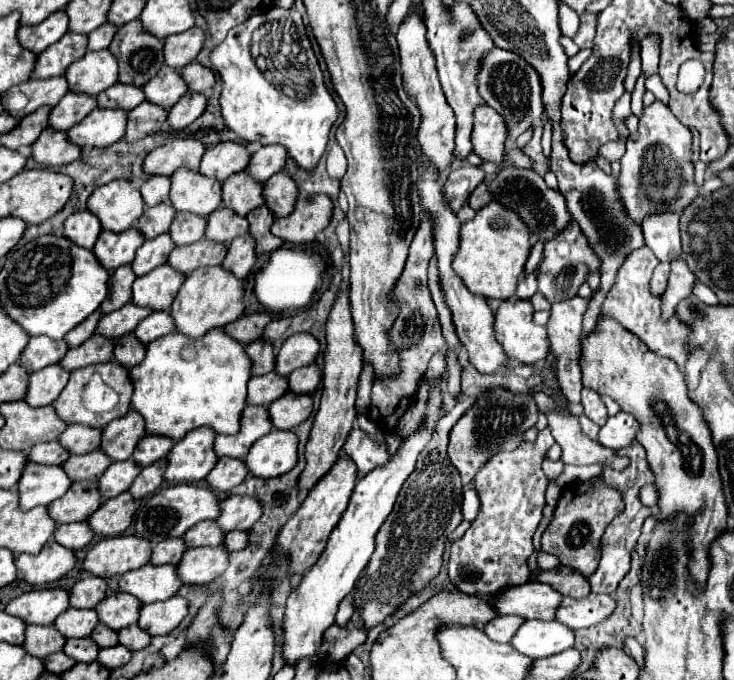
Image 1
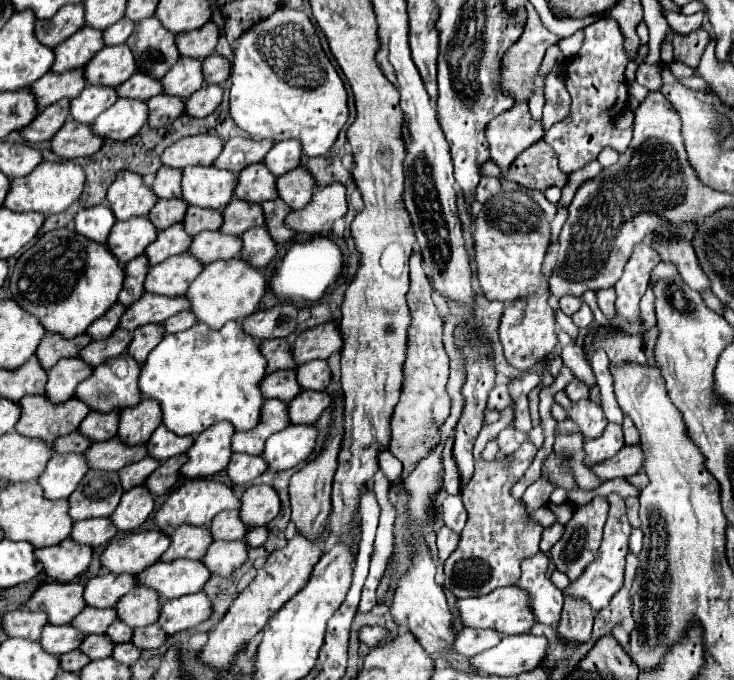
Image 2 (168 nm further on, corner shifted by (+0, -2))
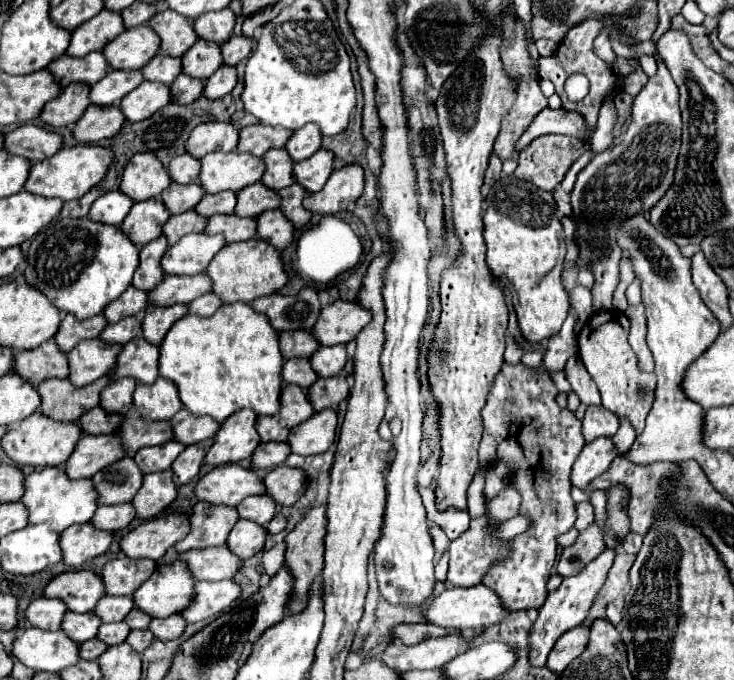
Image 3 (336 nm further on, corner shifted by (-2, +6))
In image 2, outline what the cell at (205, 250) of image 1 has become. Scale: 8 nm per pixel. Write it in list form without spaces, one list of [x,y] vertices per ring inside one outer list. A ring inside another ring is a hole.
[[[201,232],[193,238],[189,246],[189,254],[197,258],[203,266],[215,260],[235,258],[239,250],[241,250],[241,238],[225,236],[221,232]]]

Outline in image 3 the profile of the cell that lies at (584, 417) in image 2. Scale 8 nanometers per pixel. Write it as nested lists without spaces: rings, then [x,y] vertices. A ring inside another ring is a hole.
[[[589,406],[583,418],[583,438],[585,442],[593,442],[599,436],[615,436],[619,430],[619,418],[605,410],[603,406]]]

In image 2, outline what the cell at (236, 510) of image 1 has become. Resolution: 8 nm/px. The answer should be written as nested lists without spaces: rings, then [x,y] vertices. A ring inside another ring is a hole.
[[[251,486],[241,496],[239,518],[249,526],[267,526],[279,514],[281,502],[271,486]]]

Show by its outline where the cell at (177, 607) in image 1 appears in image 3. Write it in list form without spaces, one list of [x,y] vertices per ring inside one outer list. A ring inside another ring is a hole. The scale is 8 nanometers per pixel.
[[[219,580],[219,582],[197,582],[195,584],[195,600],[181,614],[187,622],[199,622],[205,618],[217,616],[223,608],[235,602],[241,596],[243,588],[235,580]]]

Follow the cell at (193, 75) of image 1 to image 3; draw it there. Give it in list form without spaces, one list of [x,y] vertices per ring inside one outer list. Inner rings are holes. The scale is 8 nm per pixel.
[[[231,36],[231,40],[227,40],[225,44],[221,44],[221,52],[223,52],[223,60],[225,64],[239,64],[243,58],[247,58],[253,50],[253,38],[247,36]]]

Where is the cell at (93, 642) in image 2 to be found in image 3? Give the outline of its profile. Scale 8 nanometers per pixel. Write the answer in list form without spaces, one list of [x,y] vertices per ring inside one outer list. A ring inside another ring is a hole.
[[[117,622],[117,624],[103,624],[99,628],[99,634],[97,638],[103,640],[107,646],[115,646],[115,644],[121,644],[127,640],[131,628],[125,624],[125,622]]]

